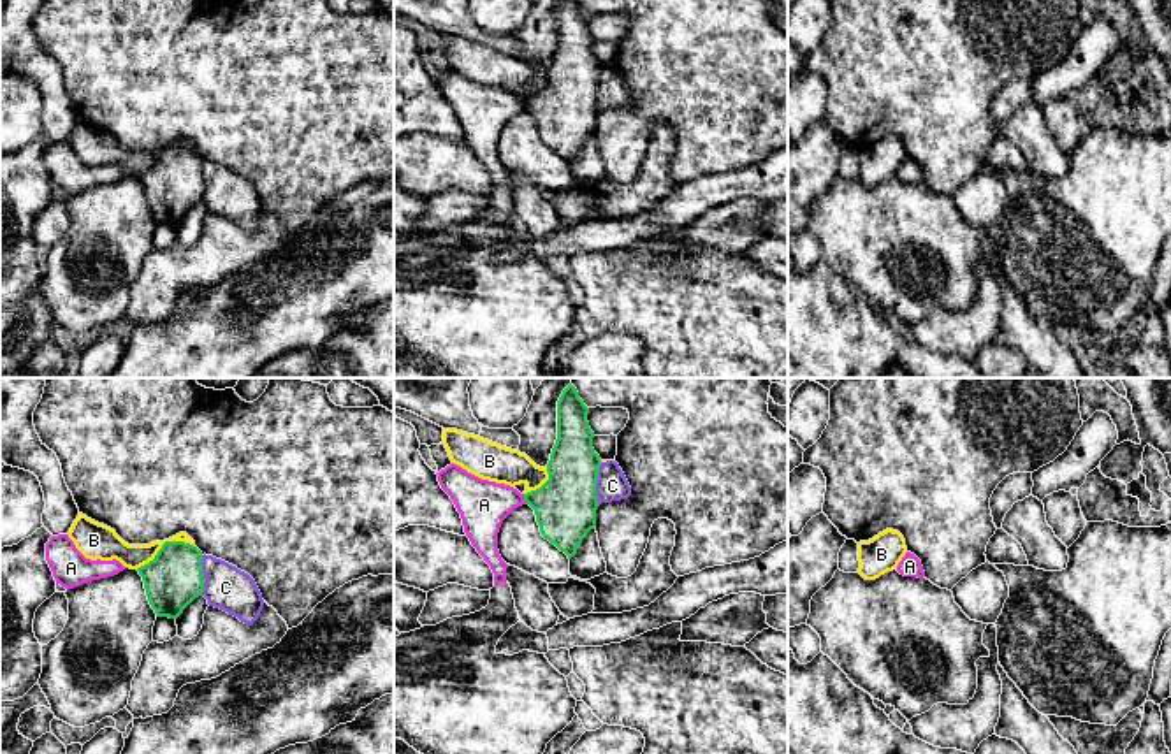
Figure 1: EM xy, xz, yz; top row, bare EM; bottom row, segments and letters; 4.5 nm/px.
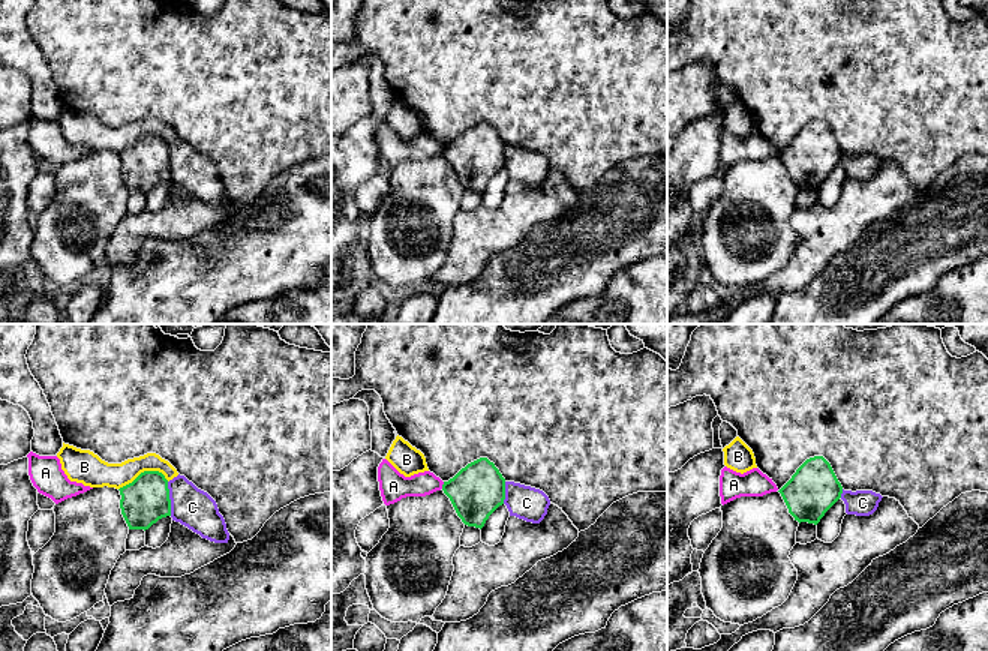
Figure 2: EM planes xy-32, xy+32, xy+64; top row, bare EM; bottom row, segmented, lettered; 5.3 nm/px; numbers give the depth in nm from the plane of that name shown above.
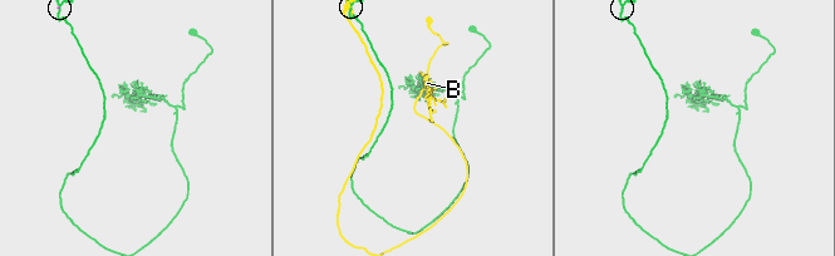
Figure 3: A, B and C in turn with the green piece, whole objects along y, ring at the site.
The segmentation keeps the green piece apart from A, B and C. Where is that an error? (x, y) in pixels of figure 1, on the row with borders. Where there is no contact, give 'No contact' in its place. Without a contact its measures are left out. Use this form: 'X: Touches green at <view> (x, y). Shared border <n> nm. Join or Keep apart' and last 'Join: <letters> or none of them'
A: Touches green at xz (524, 500). Shared border 50 nm. Keep apart
B: Touches green at xy (162, 545). Shared border 300 nm. Keep apart
C: Touches green at xz (595, 484). Shared border 190 nm. Keep apart
Join: none of them

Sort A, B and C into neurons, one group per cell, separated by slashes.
A / B C

